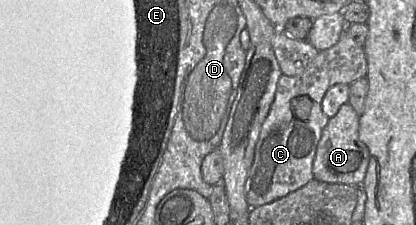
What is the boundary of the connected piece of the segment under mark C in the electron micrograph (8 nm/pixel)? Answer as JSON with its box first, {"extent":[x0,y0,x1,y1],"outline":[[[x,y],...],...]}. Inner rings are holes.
{"extent":[245,25,366,208],"outline":[[[345,25],[339,41],[320,51],[302,74],[280,76],[271,108],[261,126],[245,183],[245,198],[250,208],[269,204],[314,179],[313,161],[317,145],[329,121],[322,111],[323,97],[331,86],[349,85],[360,78],[366,78],[366,75],[365,50],[347,34]]]}

